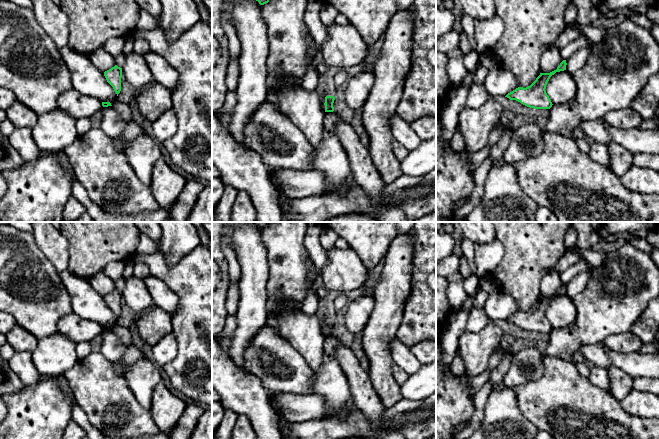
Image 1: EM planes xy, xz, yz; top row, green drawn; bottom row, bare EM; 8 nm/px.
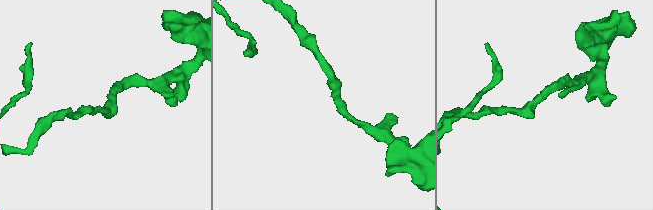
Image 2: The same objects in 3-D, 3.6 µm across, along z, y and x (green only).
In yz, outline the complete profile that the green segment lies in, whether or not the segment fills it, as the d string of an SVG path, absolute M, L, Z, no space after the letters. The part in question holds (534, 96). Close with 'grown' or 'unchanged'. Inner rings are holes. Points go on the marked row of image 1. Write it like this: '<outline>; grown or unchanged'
M563 60L556 70L550 73L540 73L536 80L528 87L518 87L505 97L516 100L521 104L534 109L550 109L552 102L546 93L546 85L556 72L566 70L566 60Z; unchanged

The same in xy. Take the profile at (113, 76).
M115 65L111 69L105 71L104 76L118 96L121 91L122 68Z; unchanged

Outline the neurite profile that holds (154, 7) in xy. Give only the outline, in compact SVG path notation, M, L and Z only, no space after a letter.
M135 0L140 9L149 12L155 19L160 18L162 4L160 0Z

